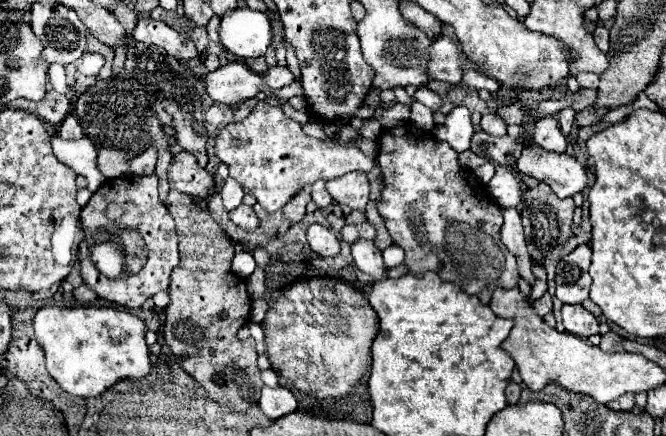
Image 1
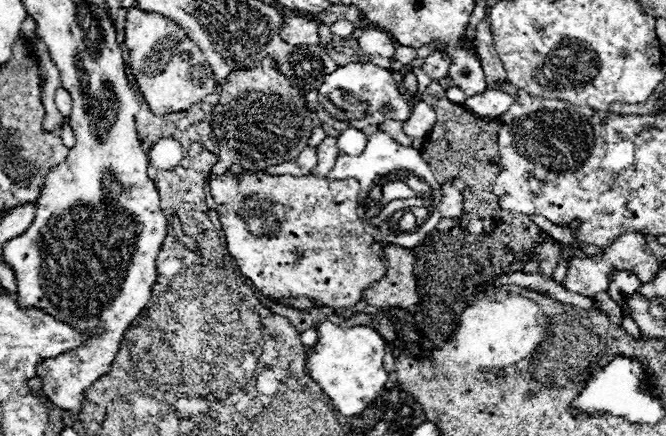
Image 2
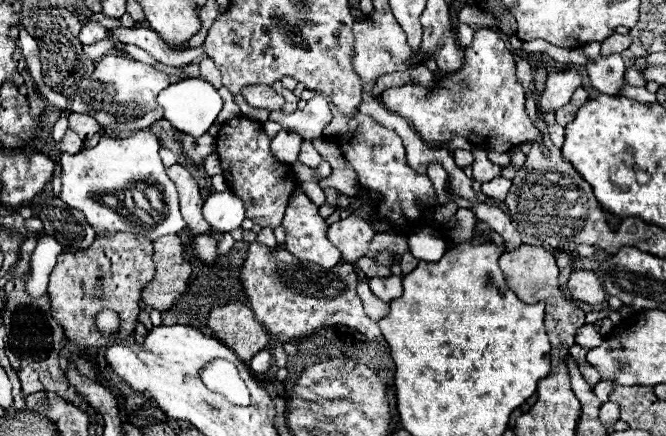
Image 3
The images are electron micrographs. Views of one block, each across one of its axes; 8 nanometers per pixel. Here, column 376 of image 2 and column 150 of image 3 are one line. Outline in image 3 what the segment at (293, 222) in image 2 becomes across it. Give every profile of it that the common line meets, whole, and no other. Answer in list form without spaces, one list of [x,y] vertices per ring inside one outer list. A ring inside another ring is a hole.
[[[108,234],[98,236],[94,244],[86,250],[74,254],[60,254],[58,264],[50,274],[48,298],[52,316],[64,326],[64,336],[68,342],[86,348],[102,348],[124,342],[136,328],[140,314],[140,292],[154,278],[152,264],[152,242],[138,234]],[[104,310],[116,310],[122,322],[118,336],[106,338],[94,326],[94,316]]]

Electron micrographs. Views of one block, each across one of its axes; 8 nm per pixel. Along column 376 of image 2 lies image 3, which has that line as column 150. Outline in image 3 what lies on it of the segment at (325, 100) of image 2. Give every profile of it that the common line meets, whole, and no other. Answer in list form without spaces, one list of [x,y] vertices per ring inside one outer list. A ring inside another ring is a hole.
[[[108,54],[96,64],[92,76],[84,80],[80,90],[76,90],[70,104],[70,112],[88,114],[96,118],[104,130],[112,130],[116,134],[144,130],[154,122],[162,120],[164,112],[156,104],[156,96],[168,86],[170,86],[168,74],[158,72],[156,68],[144,62],[136,62],[126,56]]]

